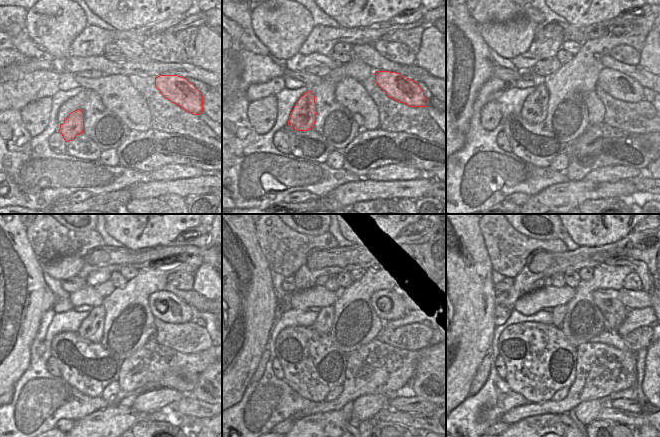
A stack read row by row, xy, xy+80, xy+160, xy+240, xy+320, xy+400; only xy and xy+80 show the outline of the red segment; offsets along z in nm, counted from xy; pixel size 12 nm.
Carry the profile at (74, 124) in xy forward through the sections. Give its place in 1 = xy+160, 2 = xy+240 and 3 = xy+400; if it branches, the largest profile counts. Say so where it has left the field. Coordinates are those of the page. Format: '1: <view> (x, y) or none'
1: xy+160 (534, 110)
2: xy+240 (92, 328)
3: xy+400 (558, 313)

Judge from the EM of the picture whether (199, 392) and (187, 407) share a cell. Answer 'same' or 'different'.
different

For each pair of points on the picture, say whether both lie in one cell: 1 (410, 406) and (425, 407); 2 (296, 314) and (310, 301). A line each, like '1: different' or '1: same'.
1: same
2: different

